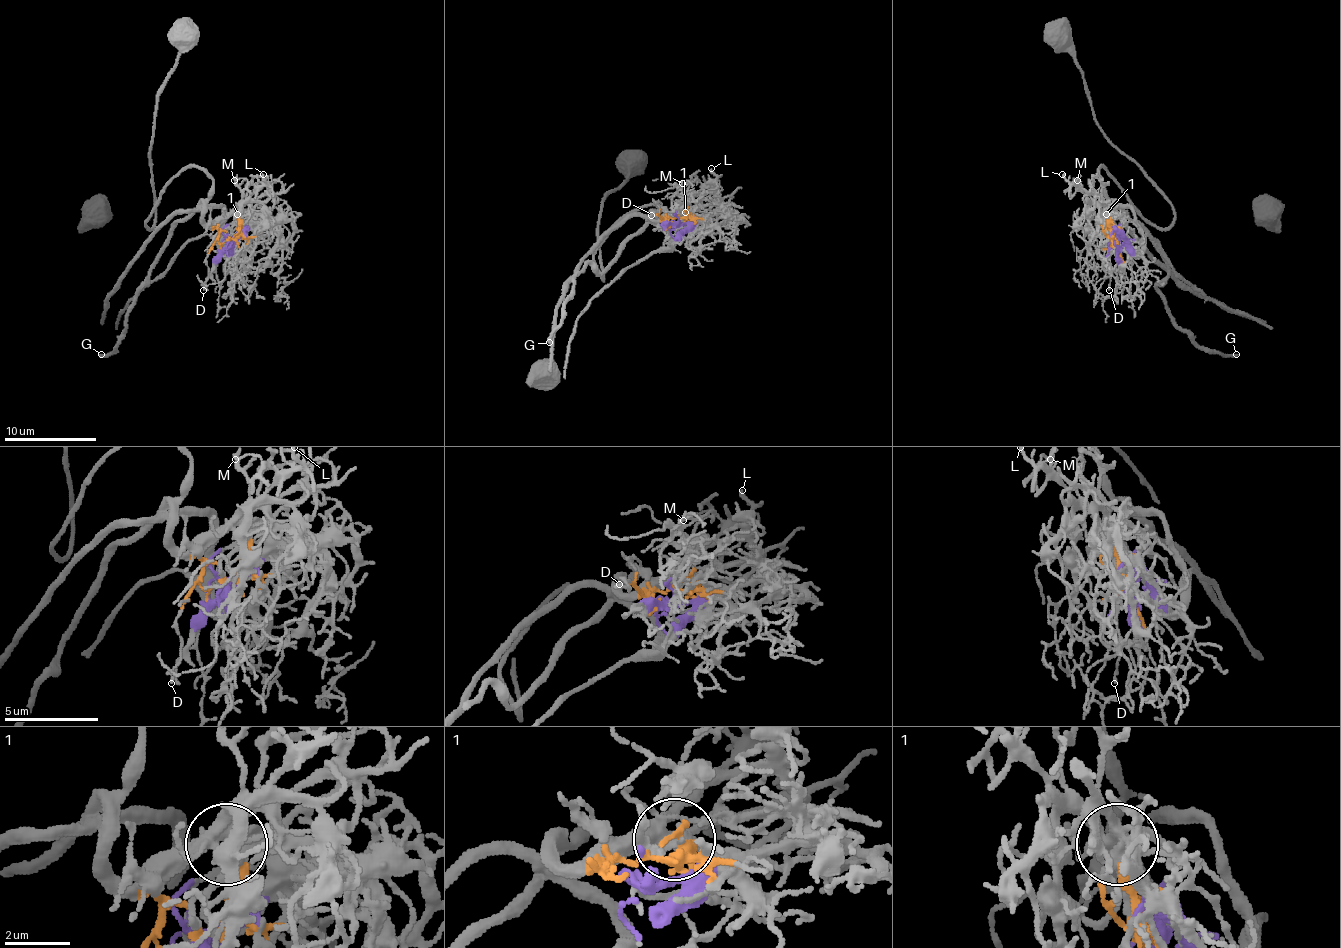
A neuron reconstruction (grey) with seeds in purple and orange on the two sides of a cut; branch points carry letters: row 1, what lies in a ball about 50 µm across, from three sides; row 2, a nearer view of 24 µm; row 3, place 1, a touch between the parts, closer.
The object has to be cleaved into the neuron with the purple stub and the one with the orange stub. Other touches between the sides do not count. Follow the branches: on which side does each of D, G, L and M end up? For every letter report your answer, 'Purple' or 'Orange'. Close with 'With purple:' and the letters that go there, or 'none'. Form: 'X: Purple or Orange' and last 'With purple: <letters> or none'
D: Orange
G: Orange
L: Orange
M: Orange
With purple: none

